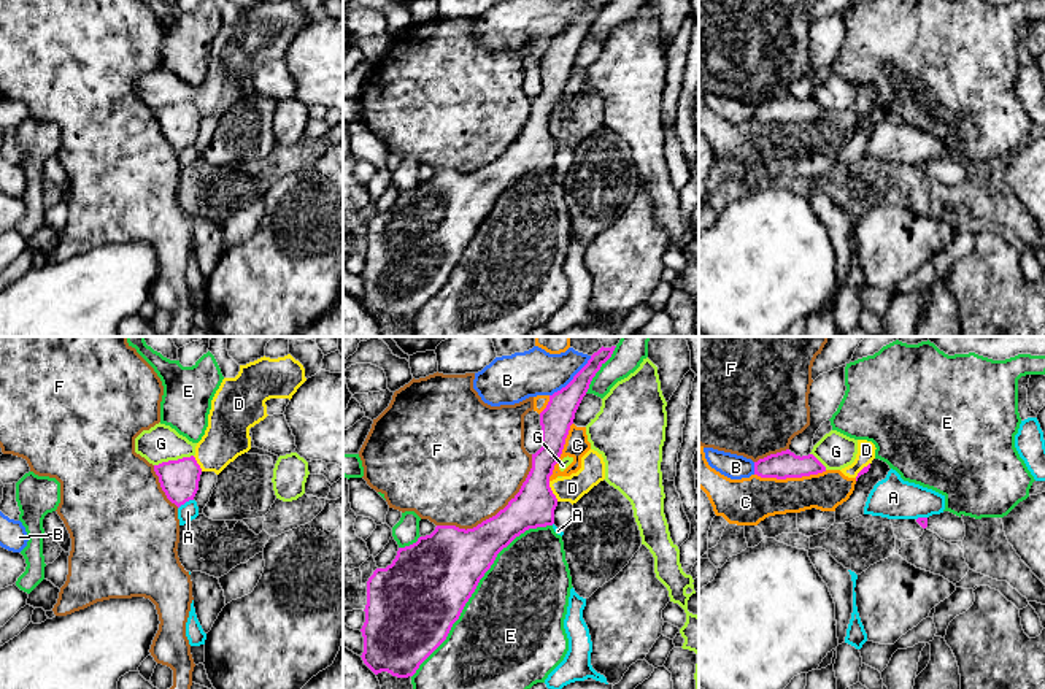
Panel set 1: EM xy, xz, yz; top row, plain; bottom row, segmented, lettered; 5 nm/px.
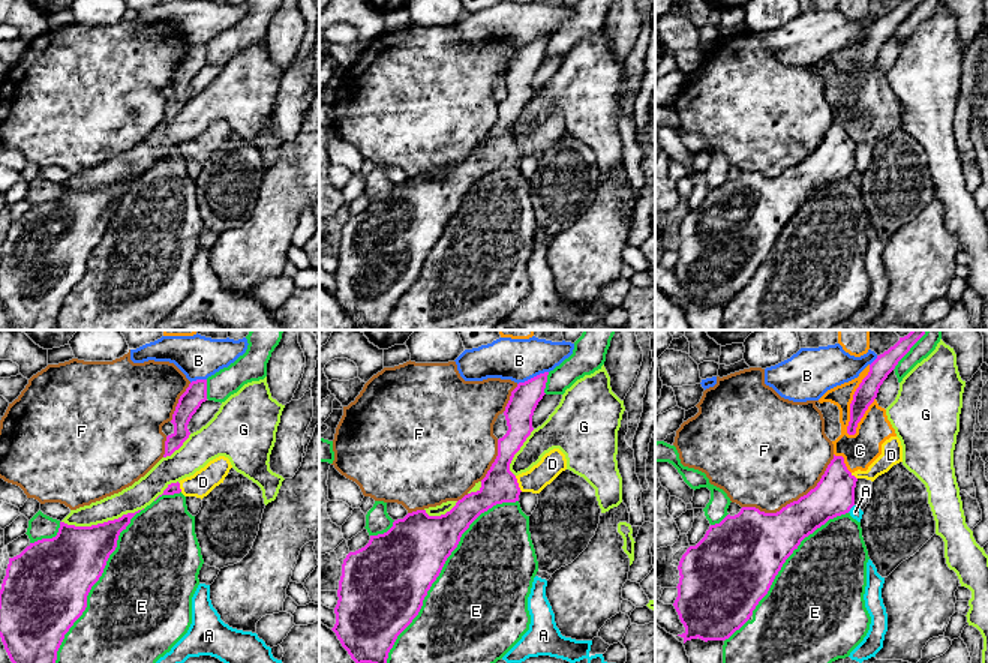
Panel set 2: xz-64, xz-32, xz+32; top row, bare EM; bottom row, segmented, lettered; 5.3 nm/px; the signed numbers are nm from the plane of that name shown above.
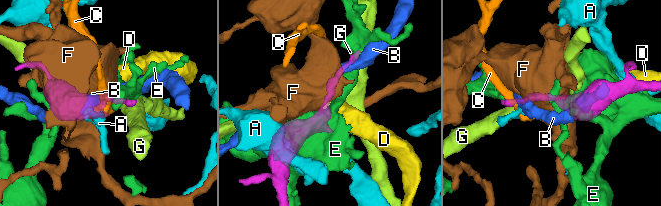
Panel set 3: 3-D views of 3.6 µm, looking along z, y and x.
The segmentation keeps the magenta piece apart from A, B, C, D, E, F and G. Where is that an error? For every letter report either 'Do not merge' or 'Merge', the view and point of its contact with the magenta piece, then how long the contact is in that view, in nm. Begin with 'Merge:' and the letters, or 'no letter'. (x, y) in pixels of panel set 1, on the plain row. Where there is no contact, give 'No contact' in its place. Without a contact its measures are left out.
Merge: no letter
A: Do not merge. Touches magenta at xy (185, 146). Shared border 90 nm
B: Do not merge. Touches magenta at xz (574, 23). Shared border 300 nm
C: Do not merge. Touches magenta at yz (790, 121). Shared border 360 nm
D: Do not merge. Touches magenta at xz (551, 135). Shared border 120 nm
E: Do not merge. Touches magenta at xz (475, 232). Shared border 1050 nm
F: Do not merge. Touches magenta at xz (497, 157). Shared border 600 nm
G: Do not merge. Touches magenta at xy (173, 105). Shared border 200 nm

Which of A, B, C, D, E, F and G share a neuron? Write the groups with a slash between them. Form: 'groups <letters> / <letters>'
groups A / B / C D / E / F / G

